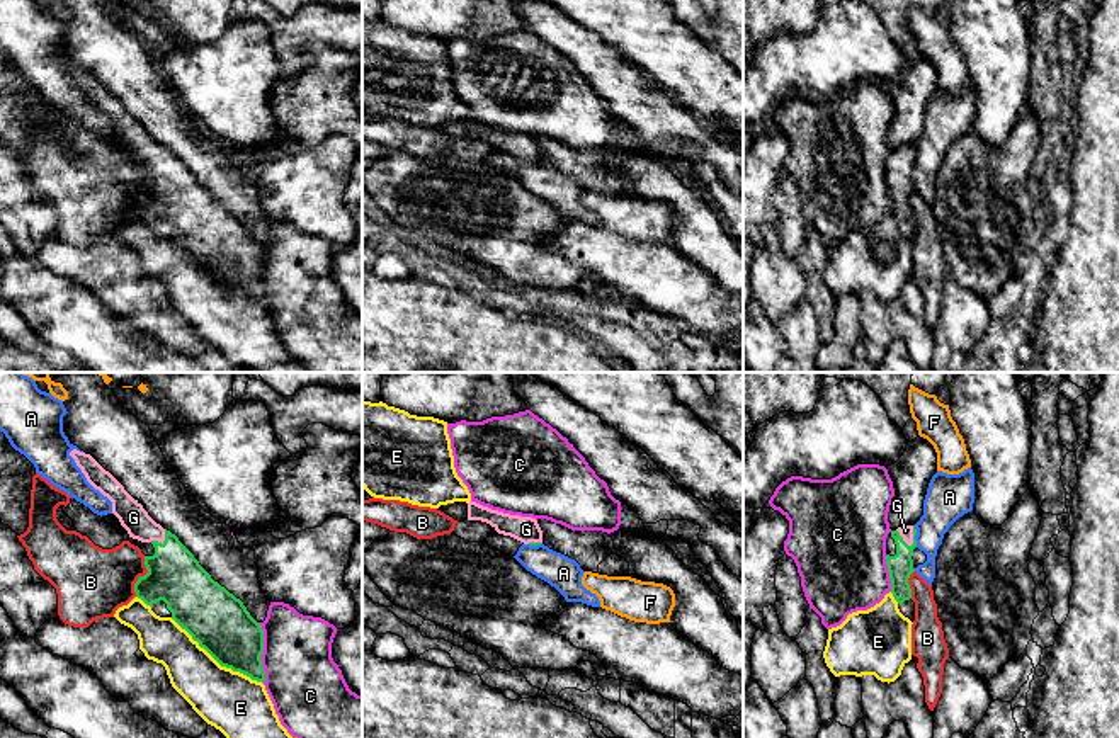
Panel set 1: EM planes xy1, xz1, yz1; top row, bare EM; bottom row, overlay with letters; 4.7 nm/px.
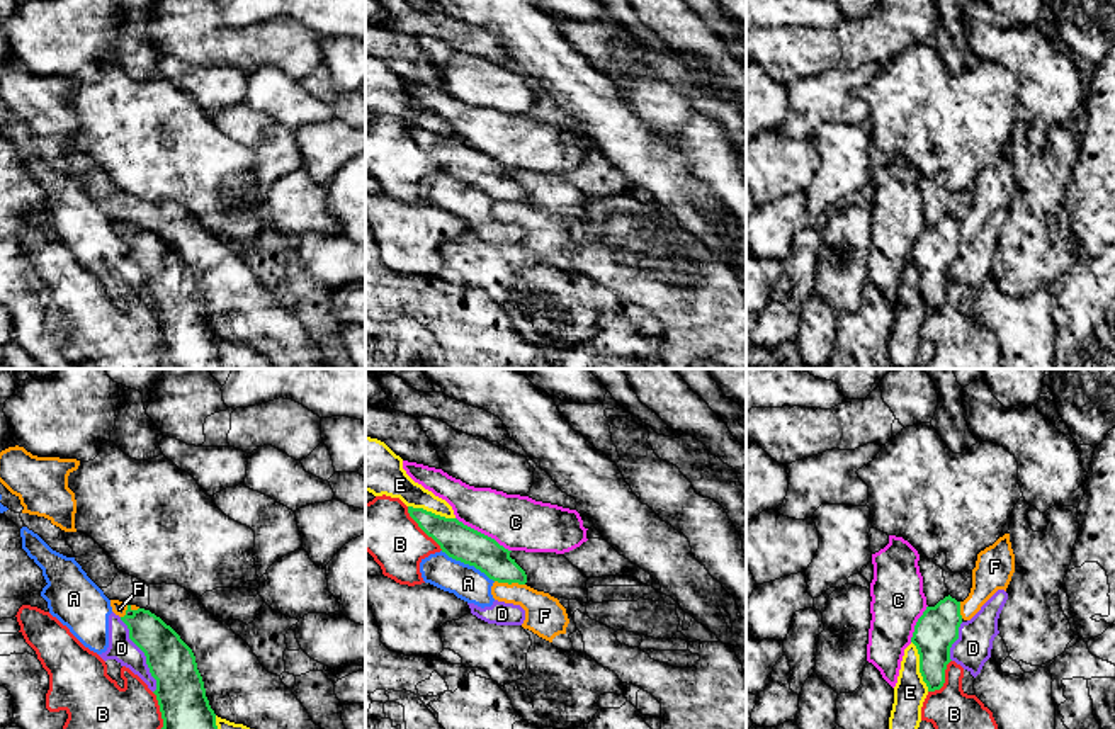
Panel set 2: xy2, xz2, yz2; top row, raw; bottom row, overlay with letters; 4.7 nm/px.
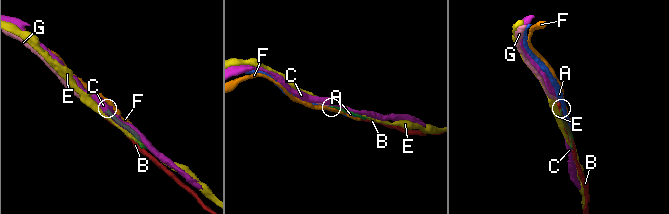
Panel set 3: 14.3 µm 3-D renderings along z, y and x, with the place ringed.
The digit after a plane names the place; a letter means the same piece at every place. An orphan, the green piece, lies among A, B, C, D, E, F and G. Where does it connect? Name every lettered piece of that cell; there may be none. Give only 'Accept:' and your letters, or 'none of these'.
Accept: G

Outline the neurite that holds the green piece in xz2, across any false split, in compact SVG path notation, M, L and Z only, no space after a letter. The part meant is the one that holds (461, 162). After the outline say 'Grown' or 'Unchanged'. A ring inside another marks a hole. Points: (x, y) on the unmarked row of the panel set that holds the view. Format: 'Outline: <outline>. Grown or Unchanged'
Outline: M408 126L410 136L432 156L449 177L474 185L498 202L527 202L525 190L510 177L508 168L495 158L423 127Z. Unchanged

